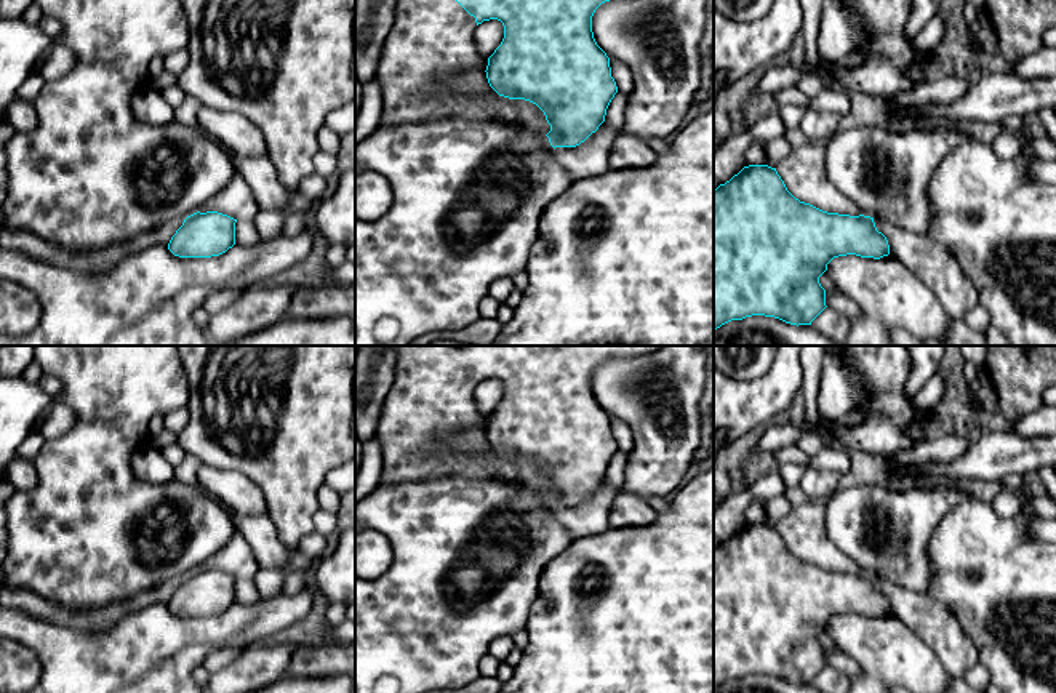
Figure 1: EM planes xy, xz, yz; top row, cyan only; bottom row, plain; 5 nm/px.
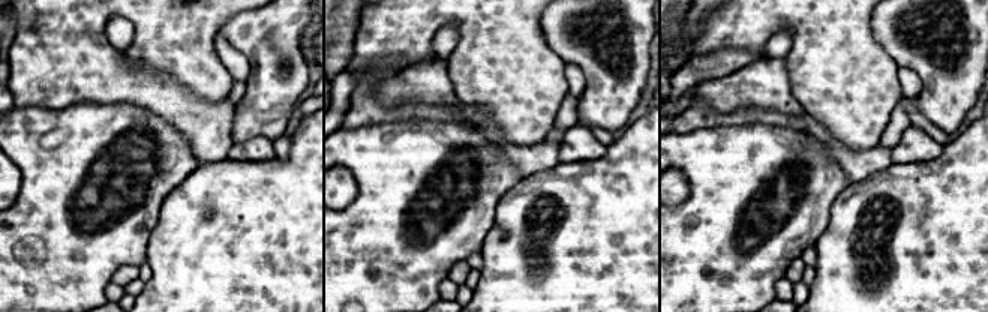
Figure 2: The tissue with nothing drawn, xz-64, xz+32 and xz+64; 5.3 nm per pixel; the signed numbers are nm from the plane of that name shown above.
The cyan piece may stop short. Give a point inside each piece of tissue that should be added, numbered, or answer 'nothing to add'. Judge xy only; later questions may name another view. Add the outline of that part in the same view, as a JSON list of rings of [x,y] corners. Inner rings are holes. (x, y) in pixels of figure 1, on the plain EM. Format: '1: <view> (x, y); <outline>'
1: xy (237, 559); [[[235,531],[227,546],[206,559],[197,570],[218,570],[238,579],[253,578],[259,568],[250,544]]]

